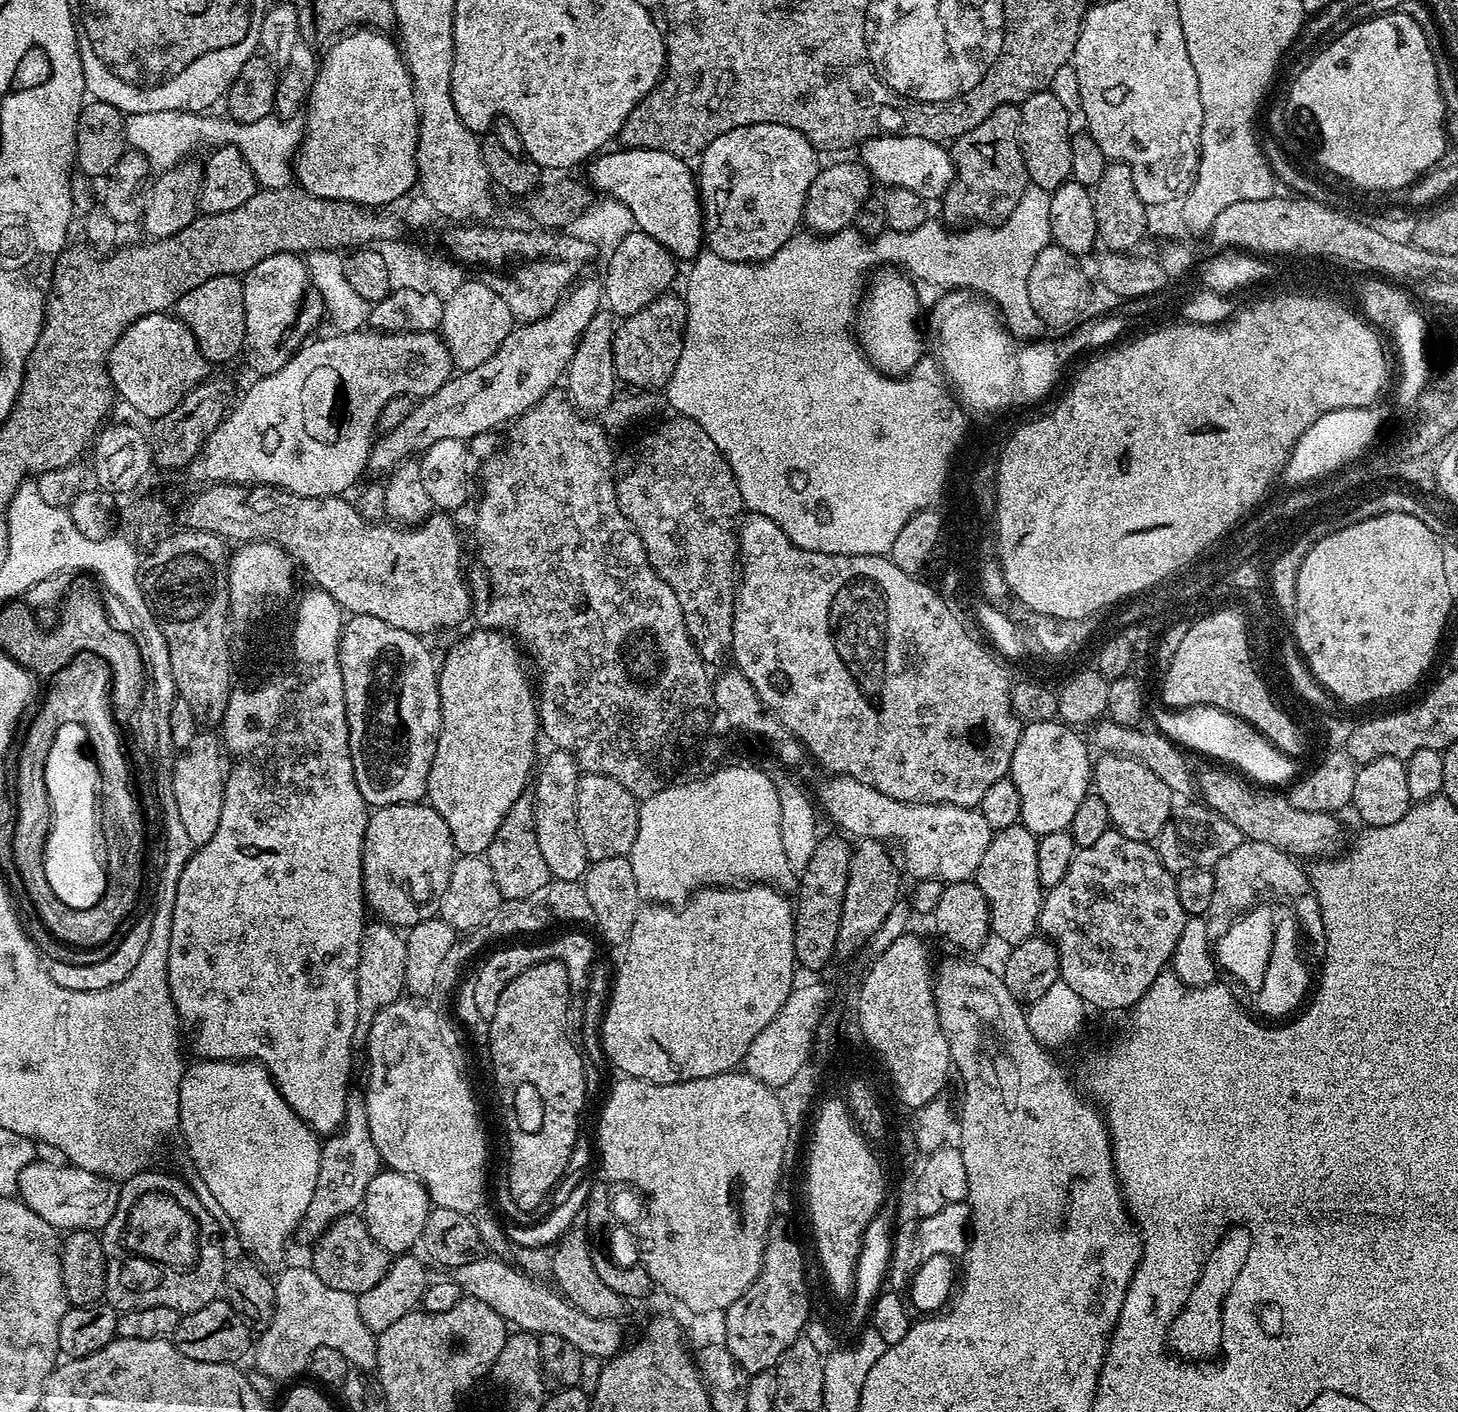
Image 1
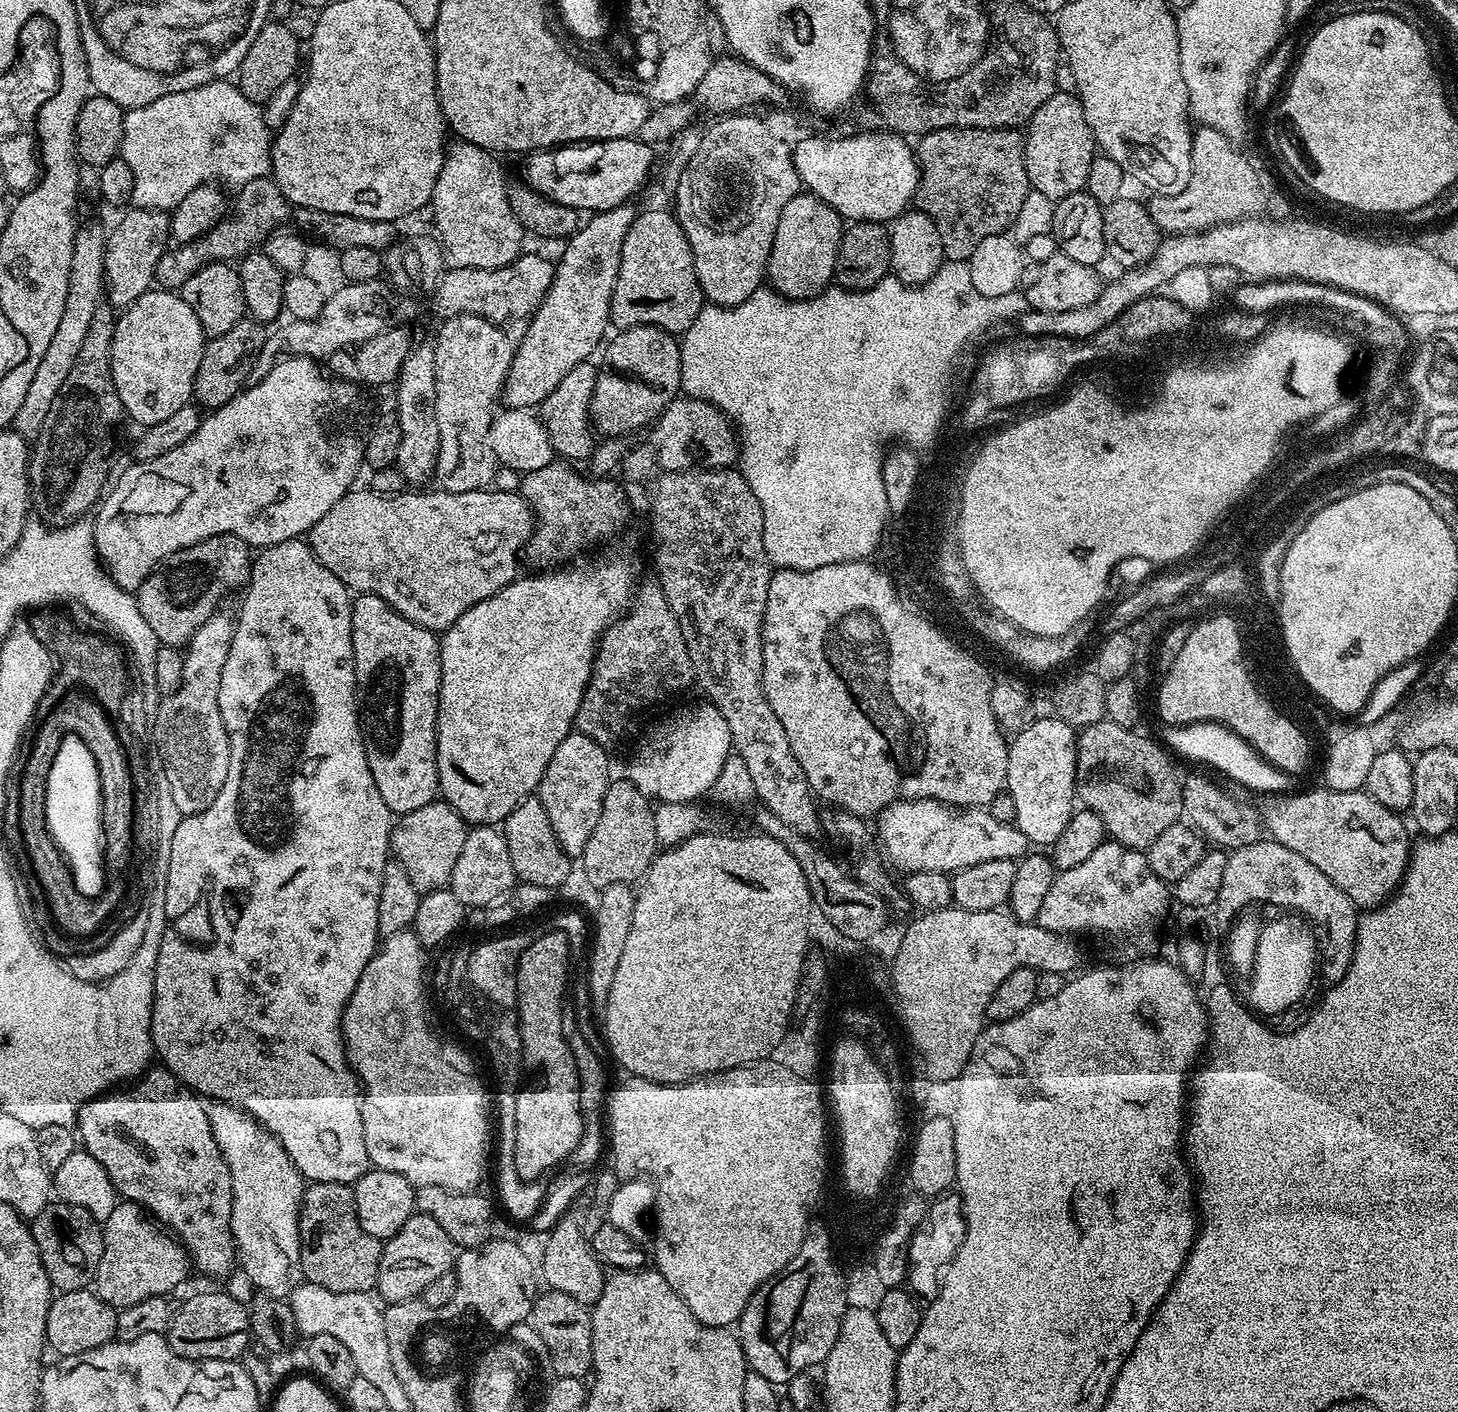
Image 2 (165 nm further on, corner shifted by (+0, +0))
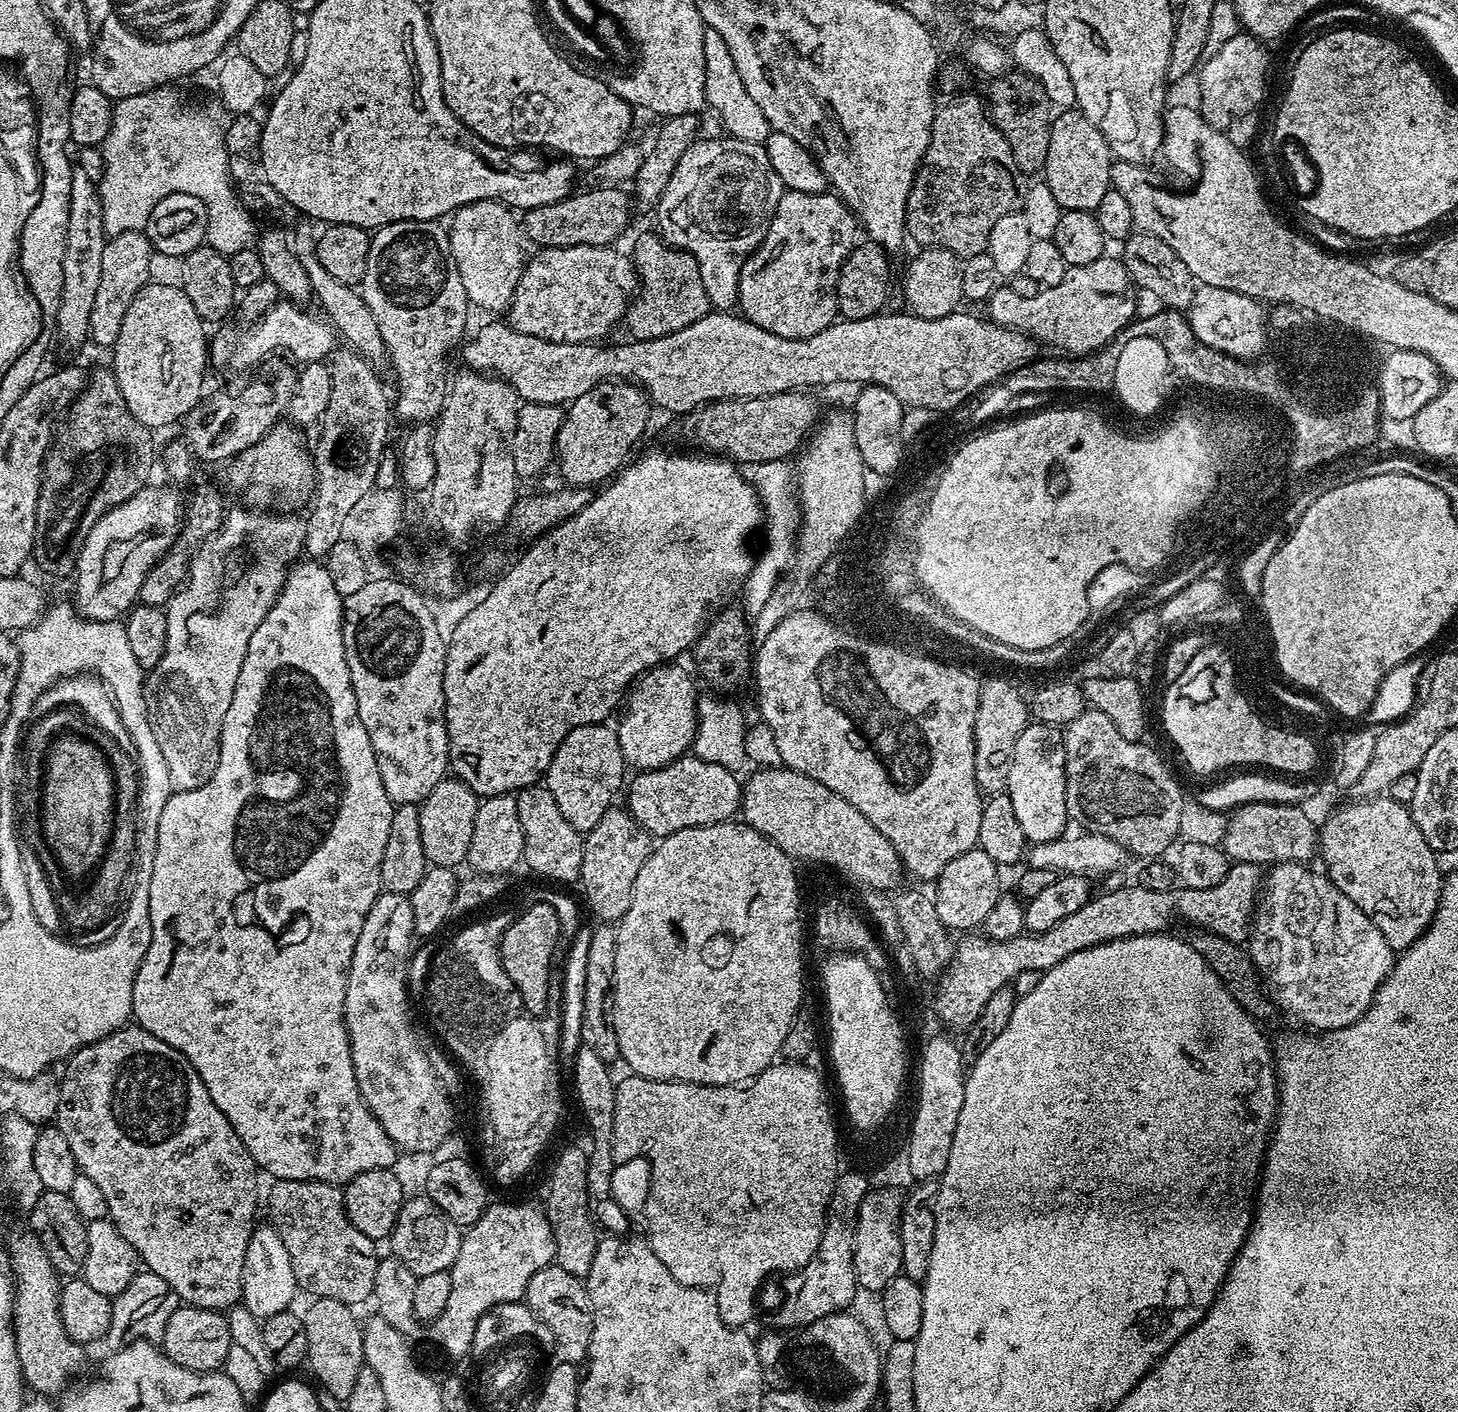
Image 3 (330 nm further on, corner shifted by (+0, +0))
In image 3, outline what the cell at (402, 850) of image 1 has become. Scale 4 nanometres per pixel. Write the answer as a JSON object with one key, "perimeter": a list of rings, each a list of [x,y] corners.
{"perimeter":[[[446,778],[430,790],[430,794],[419,805],[420,825],[422,826],[422,850],[429,865],[438,868],[455,869],[456,864],[463,865],[468,859],[470,842],[474,833],[475,812],[481,801],[466,782],[455,778]]]}

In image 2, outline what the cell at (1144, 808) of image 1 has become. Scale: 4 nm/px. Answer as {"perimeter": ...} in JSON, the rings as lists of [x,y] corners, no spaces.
{"perimeter":[[[1110,719],[1094,722],[1088,728],[1079,729],[1076,738],[1076,800],[1102,818],[1105,833],[1115,843],[1147,850],[1162,834],[1181,819],[1183,813],[1183,790],[1181,777],[1176,777],[1173,757],[1151,735],[1124,731]]]}

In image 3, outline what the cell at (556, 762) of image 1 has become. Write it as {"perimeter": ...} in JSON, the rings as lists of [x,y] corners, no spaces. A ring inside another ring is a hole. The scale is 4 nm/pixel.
{"perimeter":[[[583,724],[558,746],[554,758],[546,773],[546,786],[550,794],[554,794],[554,802],[558,802],[558,810],[562,810],[562,818],[574,826],[581,834],[587,832],[598,822],[602,822],[602,814],[613,807],[616,791],[625,783],[624,768],[626,761],[619,749],[619,738],[615,727],[603,724]],[[609,727],[609,728],[608,728]],[[624,780],[624,781],[623,781]]]}

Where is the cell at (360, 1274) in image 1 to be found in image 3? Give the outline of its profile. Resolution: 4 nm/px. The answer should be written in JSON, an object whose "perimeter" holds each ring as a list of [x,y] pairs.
{"perimeter":[[[276,1180],[273,1185],[266,1192],[267,1219],[278,1230],[282,1246],[286,1246],[286,1254],[290,1254],[297,1289],[301,1293],[309,1292],[312,1298],[334,1298],[349,1306],[357,1306],[364,1299],[369,1299],[374,1290],[378,1244],[366,1238],[366,1234],[362,1234],[362,1230],[350,1222],[344,1205],[343,1187],[327,1184],[325,1180]]]}

